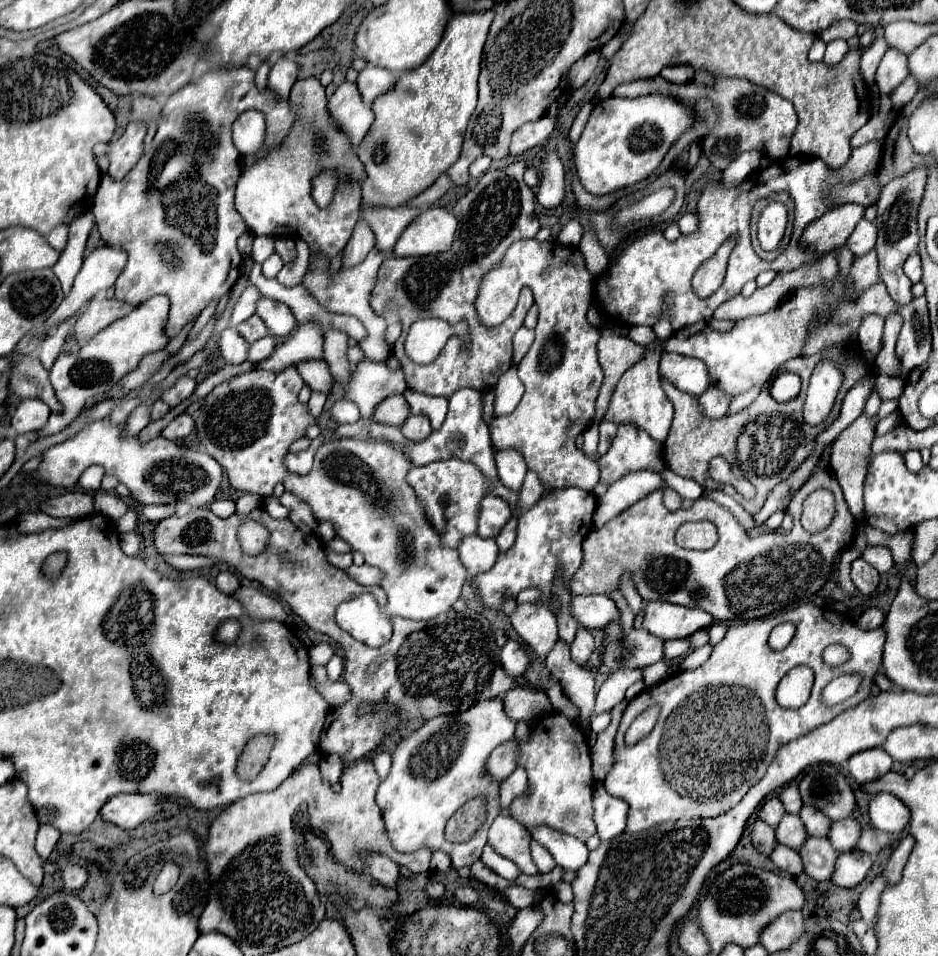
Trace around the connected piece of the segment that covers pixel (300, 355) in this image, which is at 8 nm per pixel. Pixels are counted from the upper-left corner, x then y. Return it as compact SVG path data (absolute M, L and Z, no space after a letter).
M306 321L300 323L296 333L278 345L274 355L266 361L257 363L256 369L284 371L286 367L294 367L300 361L322 359L324 357L324 331L318 323Z

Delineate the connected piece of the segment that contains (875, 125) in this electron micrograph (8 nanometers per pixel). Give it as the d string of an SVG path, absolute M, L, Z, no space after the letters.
M891 94L880 96L880 112L870 117L868 123L858 130L850 140L850 146L857 148L868 141L883 141L886 138L889 127L886 120L889 112L893 109Z

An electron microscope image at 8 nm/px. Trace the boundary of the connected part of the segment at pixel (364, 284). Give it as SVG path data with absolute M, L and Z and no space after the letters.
M372 249L370 255L366 257L366 261L358 267L352 267L348 269L346 273L344 271L338 271L334 279L328 277L328 265L330 261L322 255L318 257L310 257L310 269L302 281L302 285L308 287L308 291L318 299L318 303L332 311L332 313L344 313L344 315L354 315L362 321L366 331L368 331L368 337L366 341L362 341L358 346L366 353L366 359L370 361L386 361L390 357L390 345L384 341L384 331L386 331L386 321L384 317L378 317L370 305L368 305L368 299L370 299L370 291L374 287L374 277L376 277L376 271L378 271L378 265L384 261L384 257L388 257L390 253L382 253L378 249Z

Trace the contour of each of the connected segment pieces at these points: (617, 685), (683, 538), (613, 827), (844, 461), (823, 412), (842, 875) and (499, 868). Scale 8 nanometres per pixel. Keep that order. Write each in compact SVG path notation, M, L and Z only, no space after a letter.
M618 669L618 671L610 673L610 677L604 681L604 685L600 687L600 691L596 695L594 713L610 711L616 703L620 703L624 699L626 689L632 683L636 683L638 679L642 679L642 671L640 669Z
M686 524L680 526L675 535L676 543L682 548L692 550L708 550L716 544L718 536L708 536L712 535L711 533L696 533L698 530L694 529L695 532L692 532L687 529Z
M602 785L594 791L594 821L602 841L612 841L622 835L628 819L628 803L610 795Z
M898 399L882 401L876 417L868 418L862 414L848 428L842 431L832 443L830 465L832 465L832 471L834 471L836 479L838 479L838 483L842 485L848 507L854 513L854 517L858 517L858 521L864 519L864 475L867 473L868 457L871 452L871 444L875 438L875 426L881 419L887 417L897 408Z
M822 359L812 373L812 383L808 385L808 395L803 406L803 416L810 425L822 423L836 401L836 395L842 387L844 373L838 363Z
M858 849L850 853L842 853L836 861L832 881L840 887L856 887L866 879L870 867L872 867L872 859L868 853Z
M486 843L484 851L482 851L482 855L480 855L480 861L482 861L488 869L492 869L494 873L502 875L504 879L514 879L514 877L518 877L518 875L520 875L518 867L516 867L510 859L506 859L506 857L498 855L498 853L488 845L488 843Z

